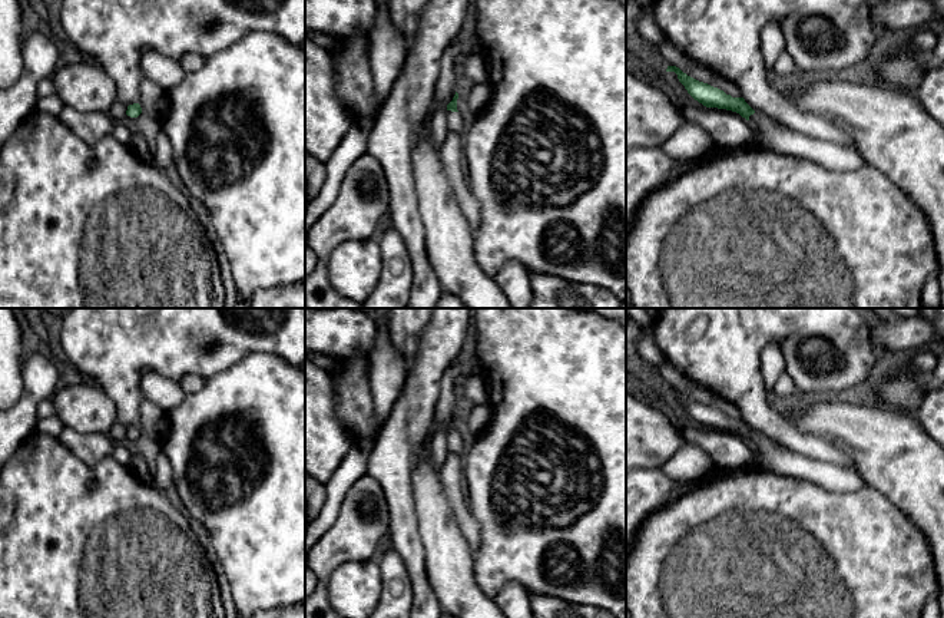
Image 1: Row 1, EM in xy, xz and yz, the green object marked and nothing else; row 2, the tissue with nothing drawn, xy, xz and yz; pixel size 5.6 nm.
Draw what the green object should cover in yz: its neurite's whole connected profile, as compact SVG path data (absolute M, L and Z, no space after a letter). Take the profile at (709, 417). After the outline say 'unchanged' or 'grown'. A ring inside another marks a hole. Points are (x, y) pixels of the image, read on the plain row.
M668 387L666 393L675 393L688 414L703 427L732 432L751 442L758 453L758 459L751 466L805 479L837 493L852 493L868 486L857 469L809 459L775 445L765 434L753 432L743 419L732 419L718 409L688 397L676 387Z | grown

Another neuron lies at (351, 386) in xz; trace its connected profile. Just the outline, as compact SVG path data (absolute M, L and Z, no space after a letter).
M354 354L338 358L337 363L338 367L329 371L337 417L344 423L354 440L377 437L381 426L377 420L371 394L370 357Z

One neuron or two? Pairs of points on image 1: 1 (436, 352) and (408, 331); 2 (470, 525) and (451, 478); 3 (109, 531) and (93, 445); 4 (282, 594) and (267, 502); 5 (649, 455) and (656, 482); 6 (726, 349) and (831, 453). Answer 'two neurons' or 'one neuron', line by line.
1: two neurons
2: one neuron
3: two neurons
4: one neuron
5: two neurons
6: one neuron

